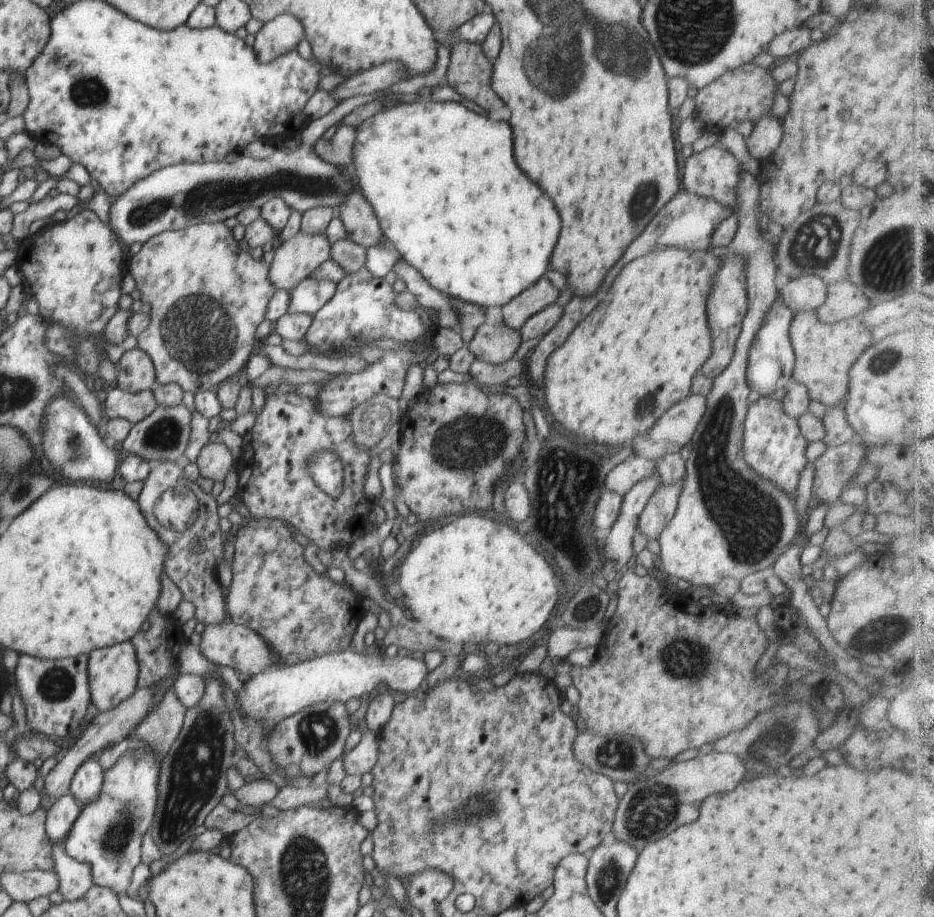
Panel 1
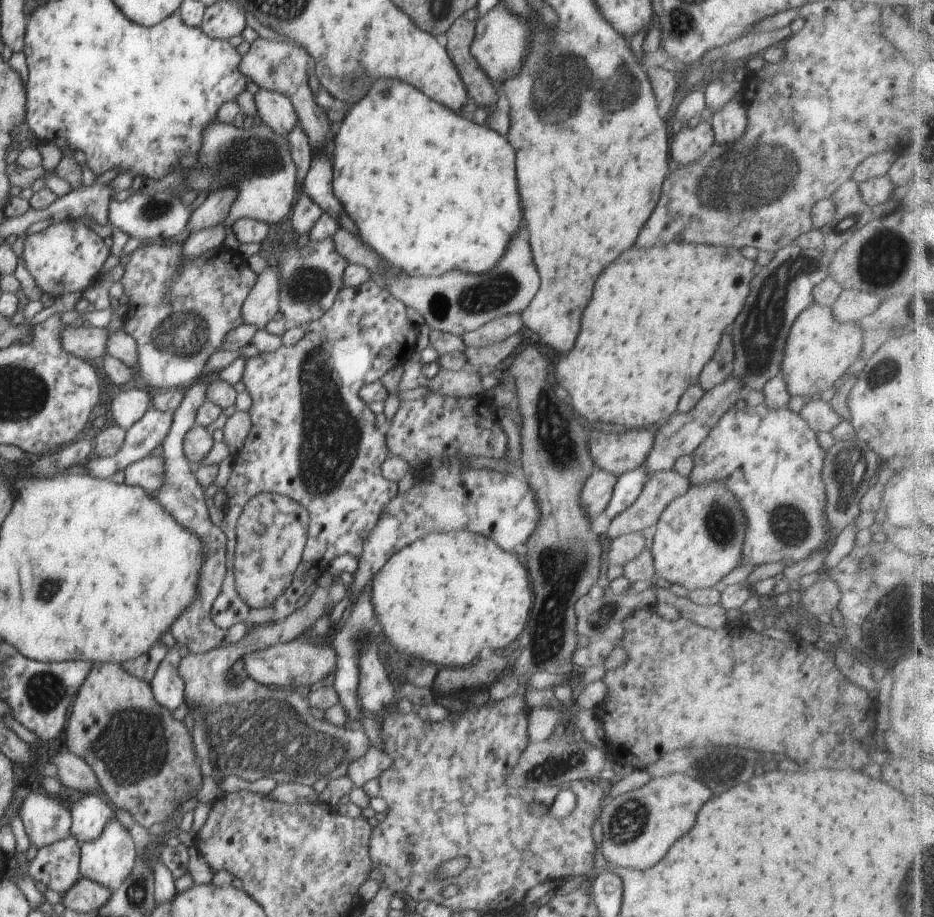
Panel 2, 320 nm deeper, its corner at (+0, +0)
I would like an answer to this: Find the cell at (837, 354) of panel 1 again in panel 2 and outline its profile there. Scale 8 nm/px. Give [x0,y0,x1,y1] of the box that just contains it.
[781,302,862,399]

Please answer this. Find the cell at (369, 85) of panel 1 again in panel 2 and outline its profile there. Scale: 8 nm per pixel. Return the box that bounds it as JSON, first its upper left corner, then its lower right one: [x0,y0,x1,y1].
[254,88,299,138]

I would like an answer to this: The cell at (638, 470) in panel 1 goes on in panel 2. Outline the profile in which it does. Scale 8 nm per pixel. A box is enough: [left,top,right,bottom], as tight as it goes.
[579,469,617,520]

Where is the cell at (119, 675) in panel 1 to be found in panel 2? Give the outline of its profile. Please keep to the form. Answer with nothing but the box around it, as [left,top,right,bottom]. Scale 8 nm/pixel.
[64,662,203,829]

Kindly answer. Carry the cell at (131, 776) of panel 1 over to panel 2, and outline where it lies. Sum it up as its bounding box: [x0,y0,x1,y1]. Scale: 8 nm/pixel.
[79,819,137,892]

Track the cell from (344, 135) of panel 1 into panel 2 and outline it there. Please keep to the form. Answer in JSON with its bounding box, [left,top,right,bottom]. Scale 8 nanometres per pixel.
[187,187,237,234]

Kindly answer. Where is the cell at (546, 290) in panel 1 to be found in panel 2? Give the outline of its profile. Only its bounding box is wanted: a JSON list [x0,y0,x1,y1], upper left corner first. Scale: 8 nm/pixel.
[460,315,523,347]

